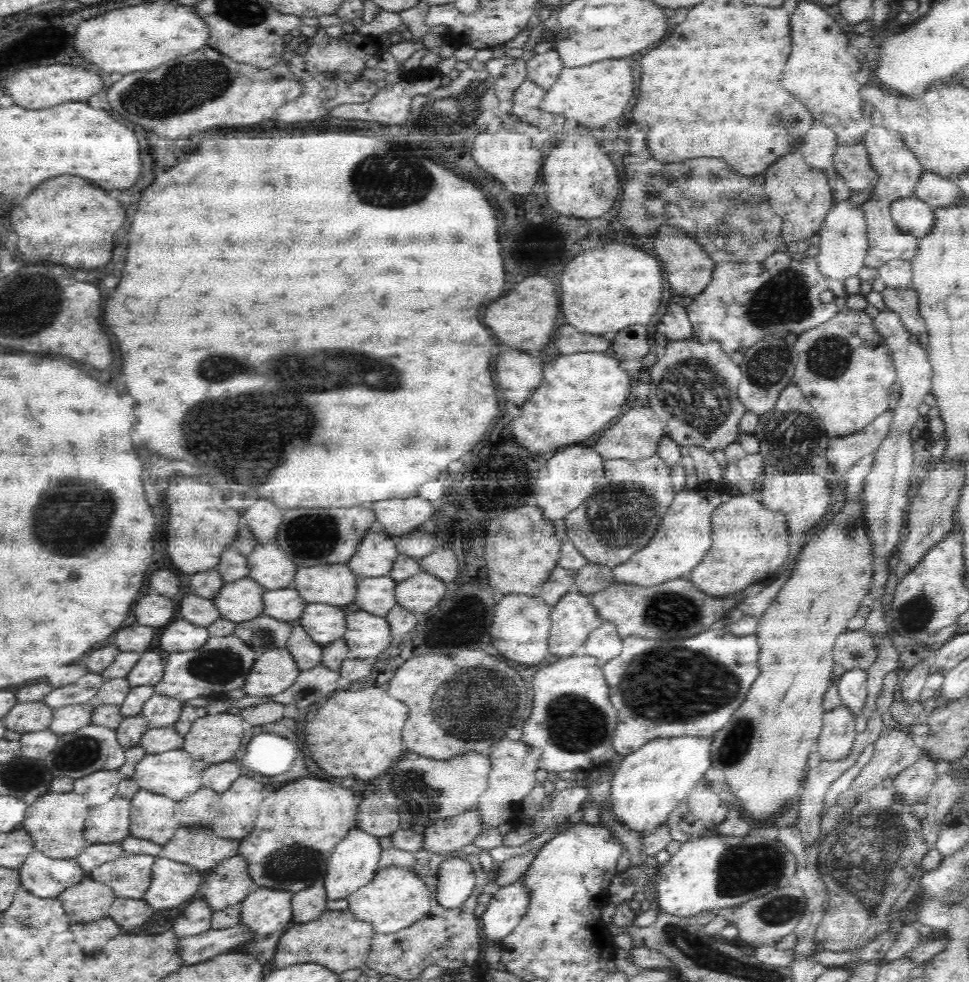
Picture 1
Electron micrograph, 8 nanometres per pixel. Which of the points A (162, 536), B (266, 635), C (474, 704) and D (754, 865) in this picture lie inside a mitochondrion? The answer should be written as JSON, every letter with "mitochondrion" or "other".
{"A":"other","B":"mitochondrion","C":"mitochondrion","D":"mitochondrion"}

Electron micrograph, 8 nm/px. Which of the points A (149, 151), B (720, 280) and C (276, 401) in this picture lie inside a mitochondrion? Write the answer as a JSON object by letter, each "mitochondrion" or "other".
{"A":"other","B":"other","C":"mitochondrion"}

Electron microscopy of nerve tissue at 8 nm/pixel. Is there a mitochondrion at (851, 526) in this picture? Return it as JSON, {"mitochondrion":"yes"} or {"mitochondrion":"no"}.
{"mitochondrion":"yes"}

